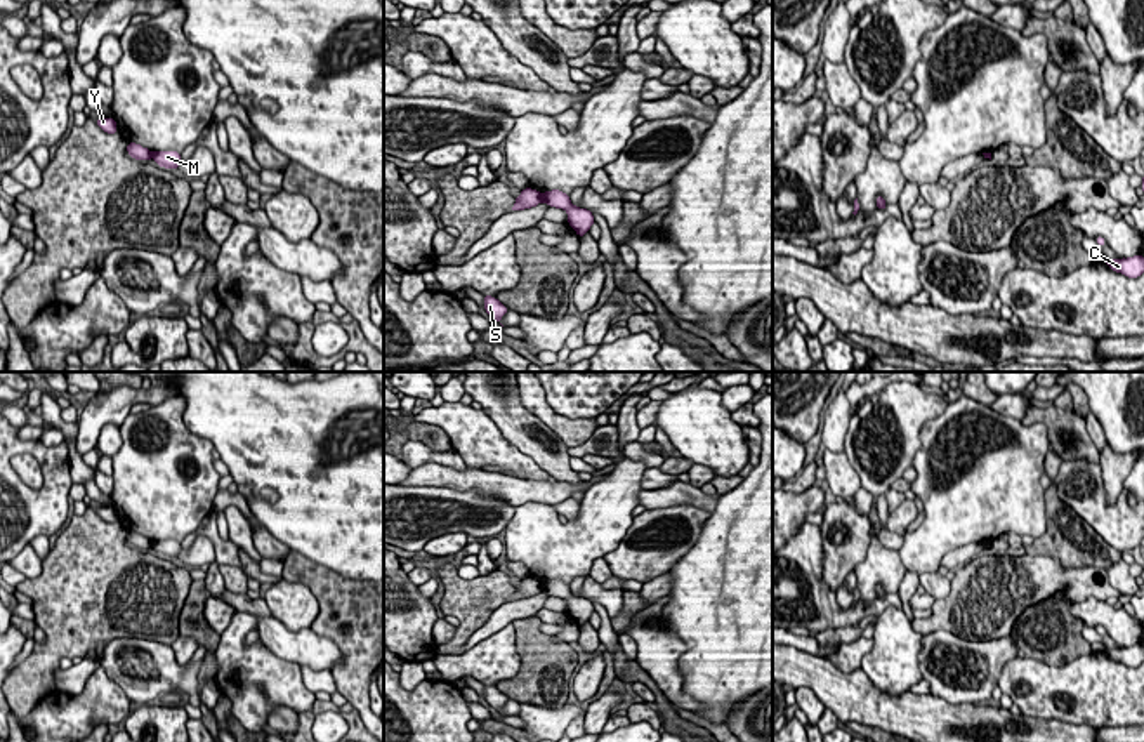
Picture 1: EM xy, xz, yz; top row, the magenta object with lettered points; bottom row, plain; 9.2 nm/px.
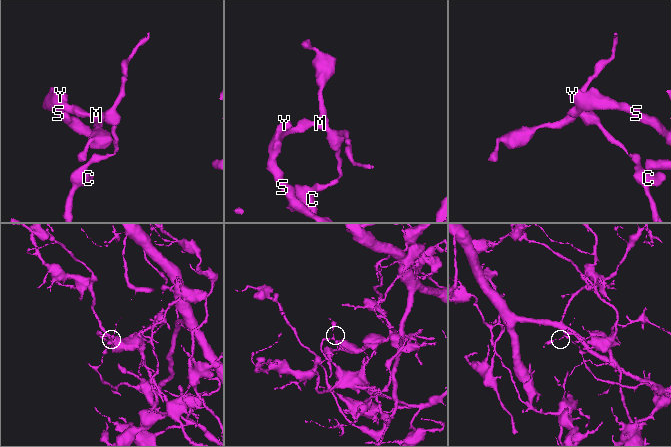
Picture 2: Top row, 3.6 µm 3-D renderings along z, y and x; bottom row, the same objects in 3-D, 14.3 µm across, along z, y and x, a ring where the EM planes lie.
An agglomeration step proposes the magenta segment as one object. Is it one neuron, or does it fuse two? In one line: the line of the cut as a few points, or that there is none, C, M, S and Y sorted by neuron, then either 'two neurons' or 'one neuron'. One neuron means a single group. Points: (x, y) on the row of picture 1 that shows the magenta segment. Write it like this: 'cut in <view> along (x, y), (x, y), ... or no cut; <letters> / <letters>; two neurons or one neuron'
cut in xz along (540, 193), (544, 200); C M / S Y; two neurons

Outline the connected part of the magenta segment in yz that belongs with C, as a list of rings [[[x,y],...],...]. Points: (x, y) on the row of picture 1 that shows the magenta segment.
[[[1134,255],[1134,257],[1121,257],[1121,259],[1104,259],[1104,262],[1114,271],[1121,273],[1128,278],[1139,278],[1144,273],[1144,257]]]

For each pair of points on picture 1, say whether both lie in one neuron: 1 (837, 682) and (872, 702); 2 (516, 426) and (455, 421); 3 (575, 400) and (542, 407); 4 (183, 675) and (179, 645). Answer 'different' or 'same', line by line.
1: same
2: different
3: different
4: different

